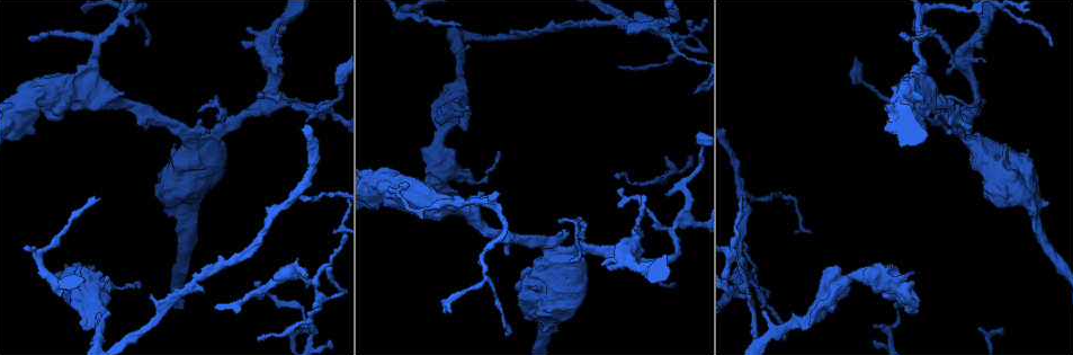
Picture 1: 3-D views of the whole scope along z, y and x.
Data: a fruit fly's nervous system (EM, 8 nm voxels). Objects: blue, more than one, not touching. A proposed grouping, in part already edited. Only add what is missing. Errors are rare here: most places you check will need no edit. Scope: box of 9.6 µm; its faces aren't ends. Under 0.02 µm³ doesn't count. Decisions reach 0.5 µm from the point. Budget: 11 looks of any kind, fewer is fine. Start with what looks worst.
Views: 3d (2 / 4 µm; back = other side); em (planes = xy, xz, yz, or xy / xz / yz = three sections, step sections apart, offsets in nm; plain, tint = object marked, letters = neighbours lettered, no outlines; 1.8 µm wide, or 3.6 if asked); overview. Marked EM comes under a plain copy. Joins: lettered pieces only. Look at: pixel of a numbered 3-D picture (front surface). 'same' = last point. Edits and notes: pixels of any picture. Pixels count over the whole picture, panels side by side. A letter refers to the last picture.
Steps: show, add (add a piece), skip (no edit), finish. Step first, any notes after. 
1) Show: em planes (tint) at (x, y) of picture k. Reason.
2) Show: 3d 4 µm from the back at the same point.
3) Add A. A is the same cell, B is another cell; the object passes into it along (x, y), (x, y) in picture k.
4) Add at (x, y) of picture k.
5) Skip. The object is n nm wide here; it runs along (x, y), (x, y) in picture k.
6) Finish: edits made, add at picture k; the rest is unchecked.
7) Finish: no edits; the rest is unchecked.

Show: em planes (tint) at (100, 198) of picture 1. Thin end.

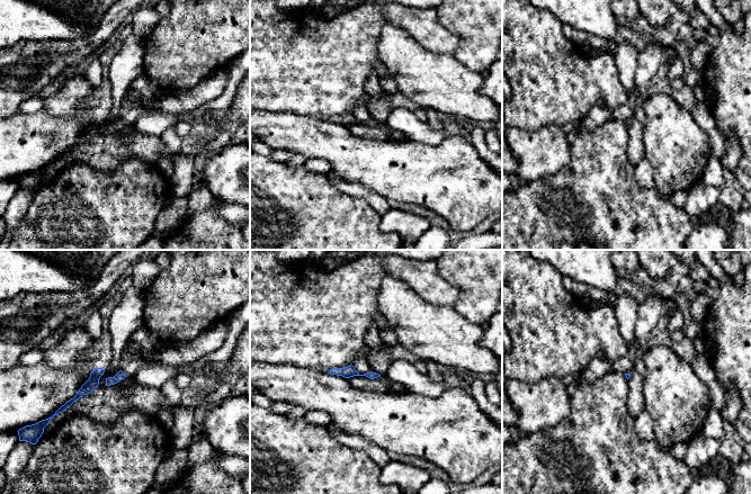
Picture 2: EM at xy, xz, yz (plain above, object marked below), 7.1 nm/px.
Show: em planes (letters) at the same point. What lies round it.

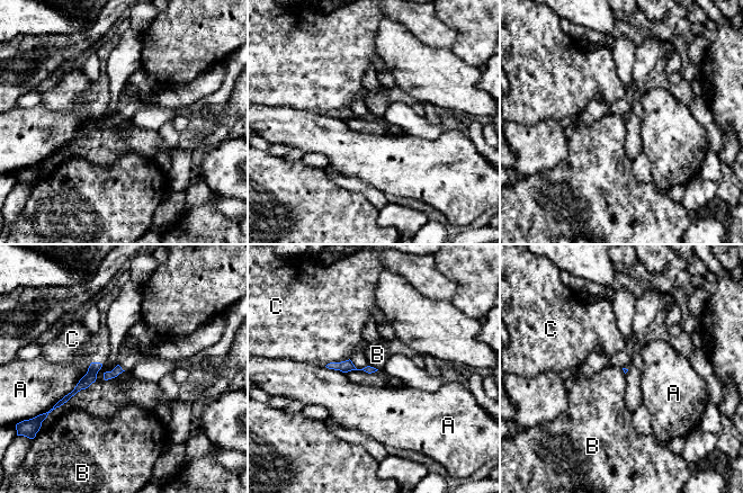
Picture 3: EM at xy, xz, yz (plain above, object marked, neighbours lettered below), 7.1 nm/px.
Skip. A, B and C are other cells; a border runs along (368, 365), (378, 369) in picture 3; none of them fits.

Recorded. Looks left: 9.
Show: 3d 4 µm at (664, 177) of picture 1. Thick turns thin.

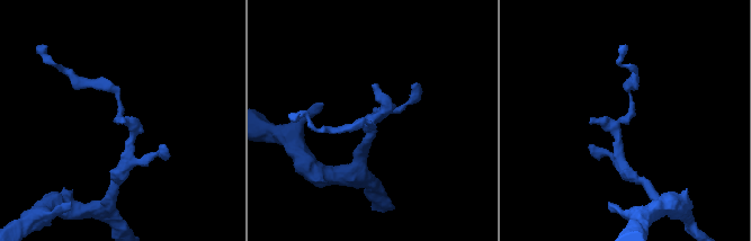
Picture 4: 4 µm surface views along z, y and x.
Show: em yz step 4 (tint) at (118, 118) of picture 4. Now the EM.

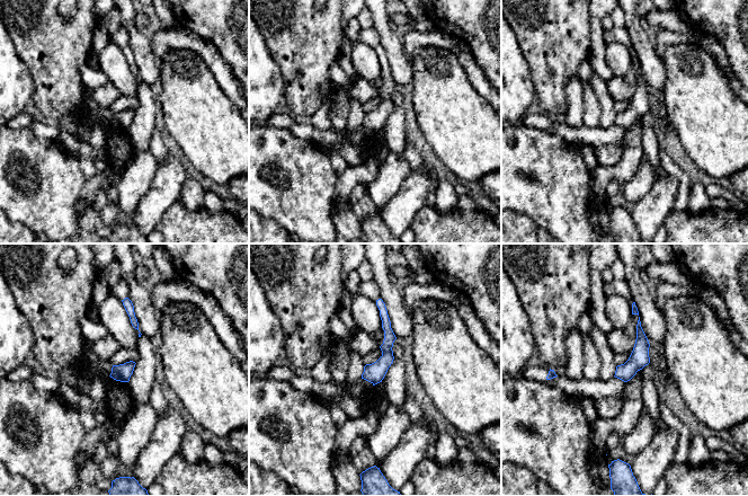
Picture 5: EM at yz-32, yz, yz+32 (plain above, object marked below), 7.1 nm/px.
Show: em planes (letters) at the same point. Another direction.

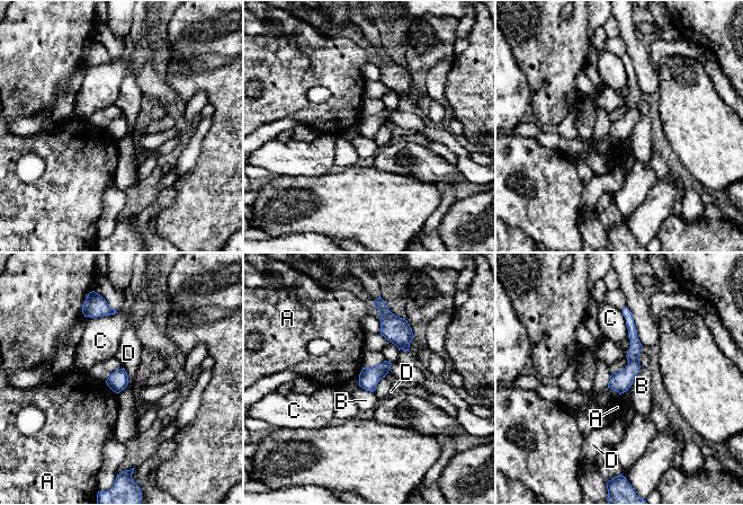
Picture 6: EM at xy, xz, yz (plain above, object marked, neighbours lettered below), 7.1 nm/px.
Skip. A, B, C and D are other cells; it runs along (626, 311), (634, 354), (620, 390) in picture 6; no lettered piece goes on from it.

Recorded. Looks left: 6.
Show: em planes (letters) at (1005, 144) of picture 1. Stops while still wide.

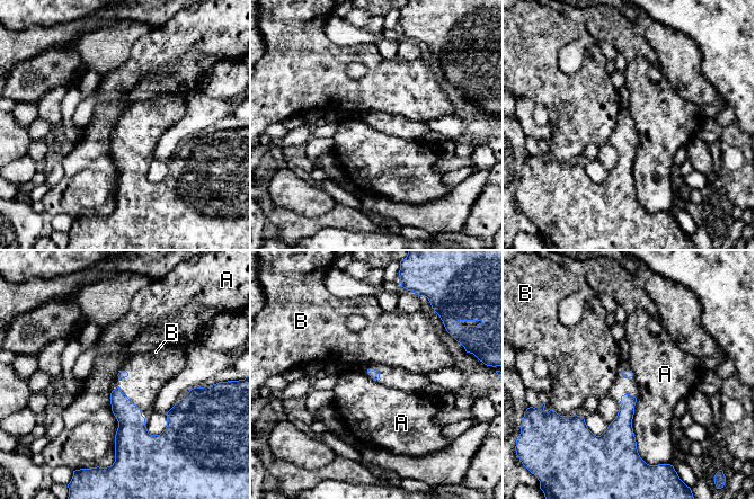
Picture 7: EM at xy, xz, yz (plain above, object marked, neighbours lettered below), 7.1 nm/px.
Skip. A and B are other cells; a border runs along (633, 408), (632, 431), (639, 454) in picture 7; none of them fits.

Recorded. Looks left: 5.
Show: 3d 2 µm at (912, 274) of picture 1. Branch stops here.

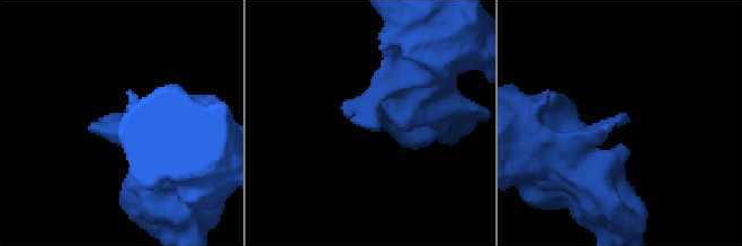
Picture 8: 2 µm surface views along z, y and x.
Show: em xy step 16 (letters) at (119, 117) of picture 8.

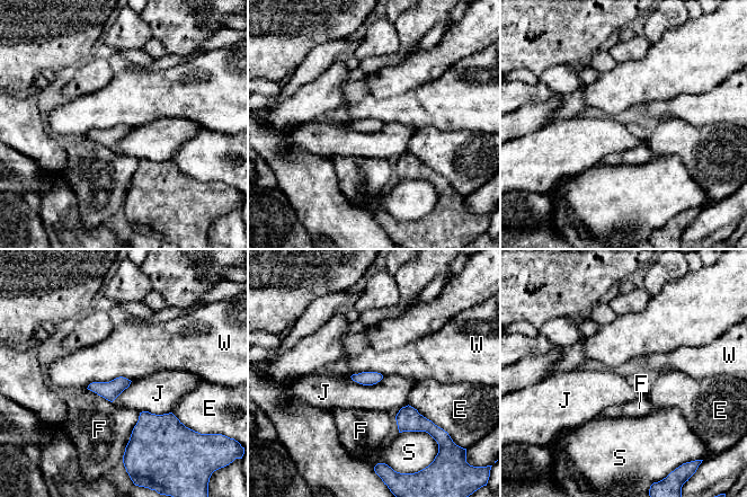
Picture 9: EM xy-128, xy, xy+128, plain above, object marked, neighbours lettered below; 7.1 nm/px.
Show: em planes (letters) at the same point. Cut it another way.

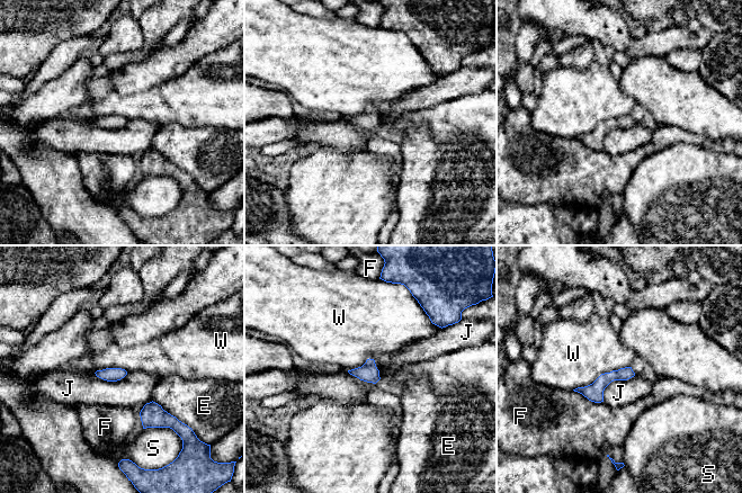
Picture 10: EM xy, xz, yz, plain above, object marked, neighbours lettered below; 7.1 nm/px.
Skip. E, F, J, S and W are other cells; no lettered piece goes on from it.

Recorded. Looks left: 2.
Finish: no edits; the rest is unchecked.

